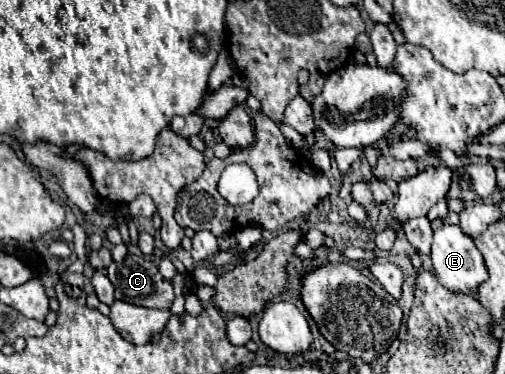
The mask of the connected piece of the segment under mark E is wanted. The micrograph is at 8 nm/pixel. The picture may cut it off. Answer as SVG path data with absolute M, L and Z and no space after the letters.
M442 225L440 229L434 231L434 243L432 243L430 257L432 257L434 273L438 281L452 291L460 291L460 293L474 291L482 281L488 279L488 271L486 271L480 251L476 249L472 237L468 237L458 225Z

